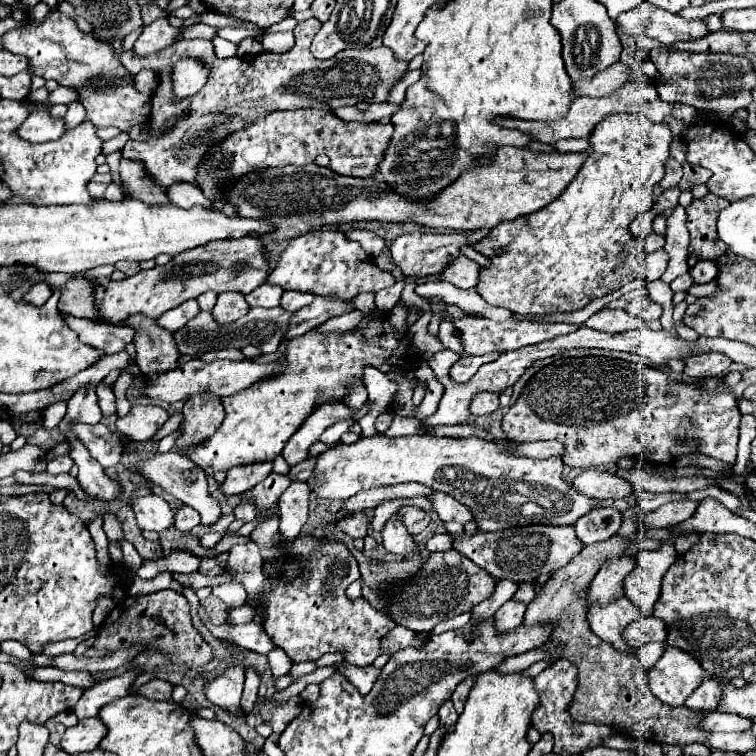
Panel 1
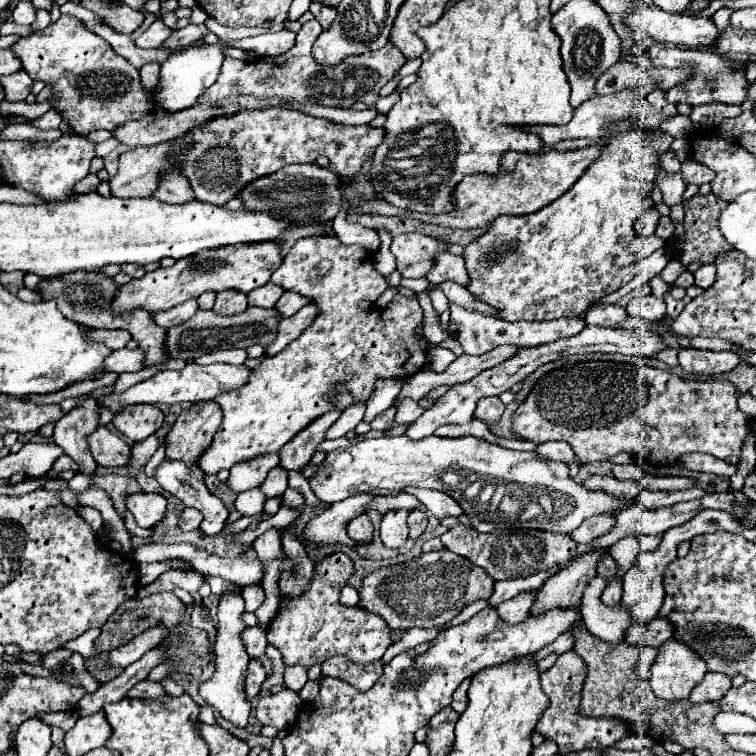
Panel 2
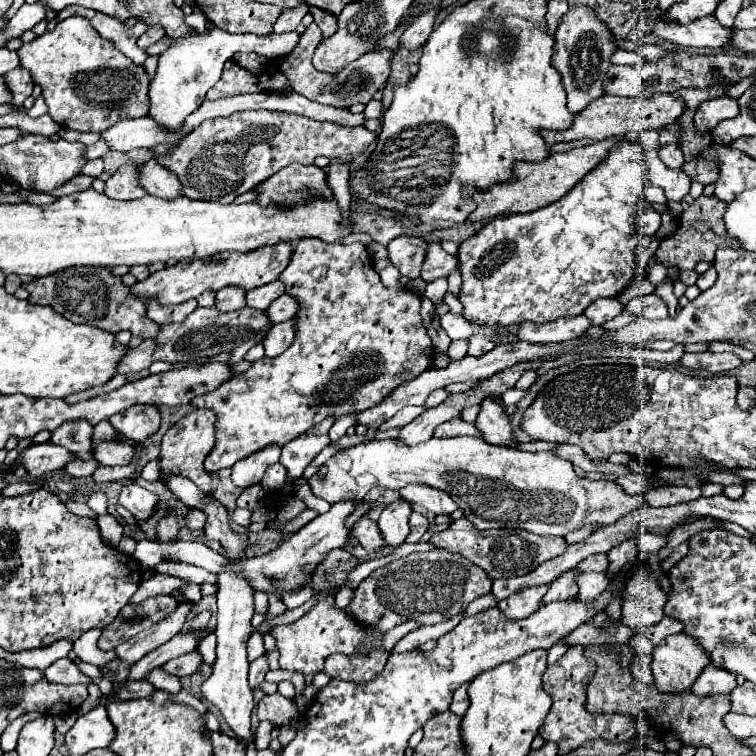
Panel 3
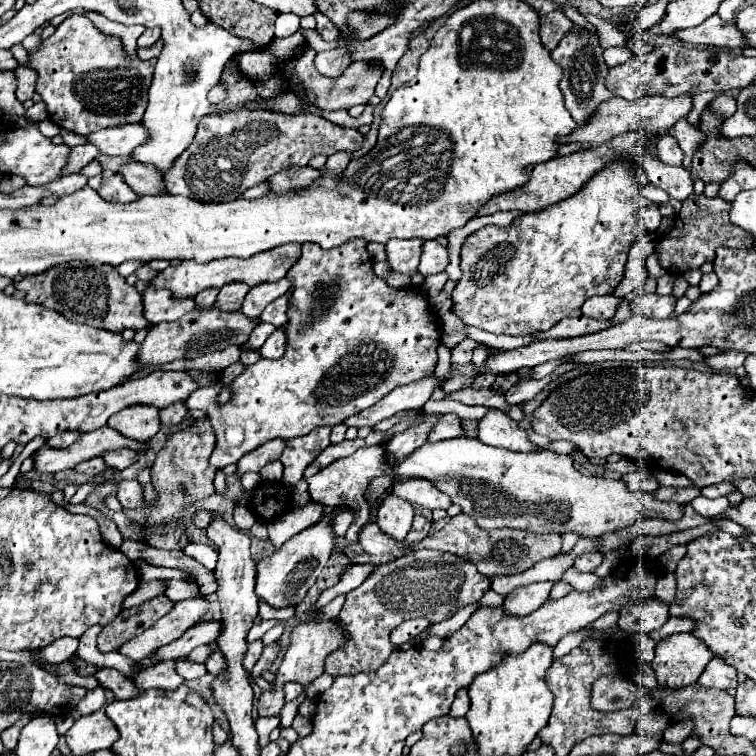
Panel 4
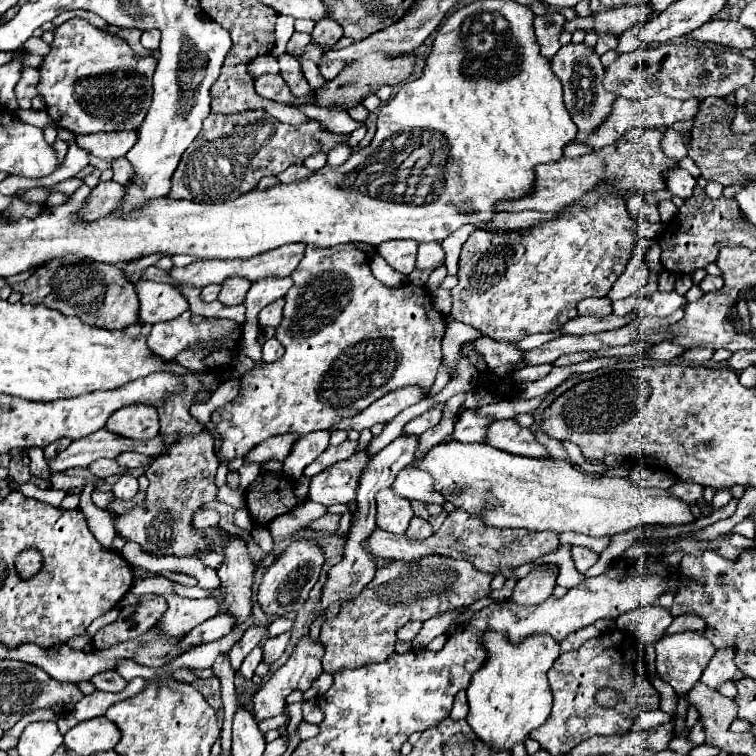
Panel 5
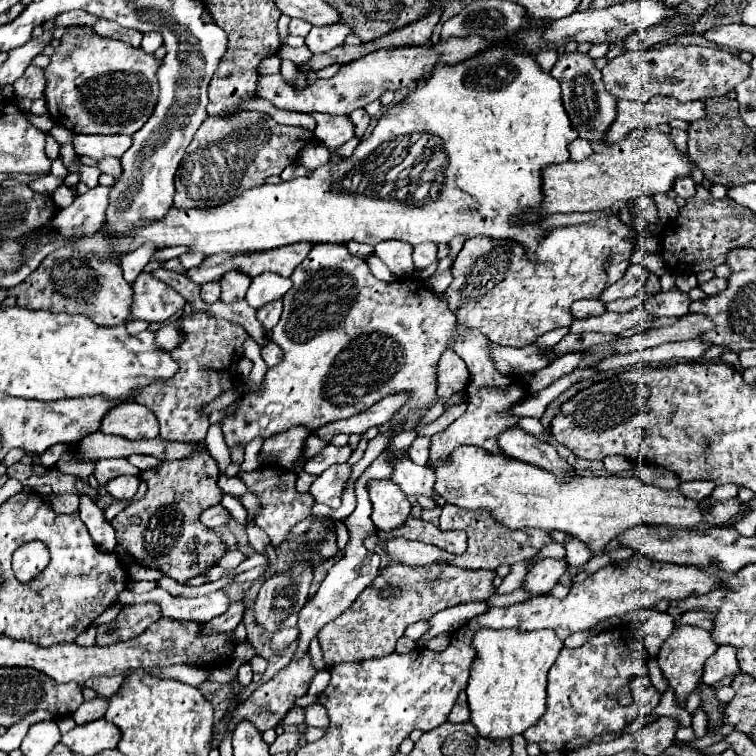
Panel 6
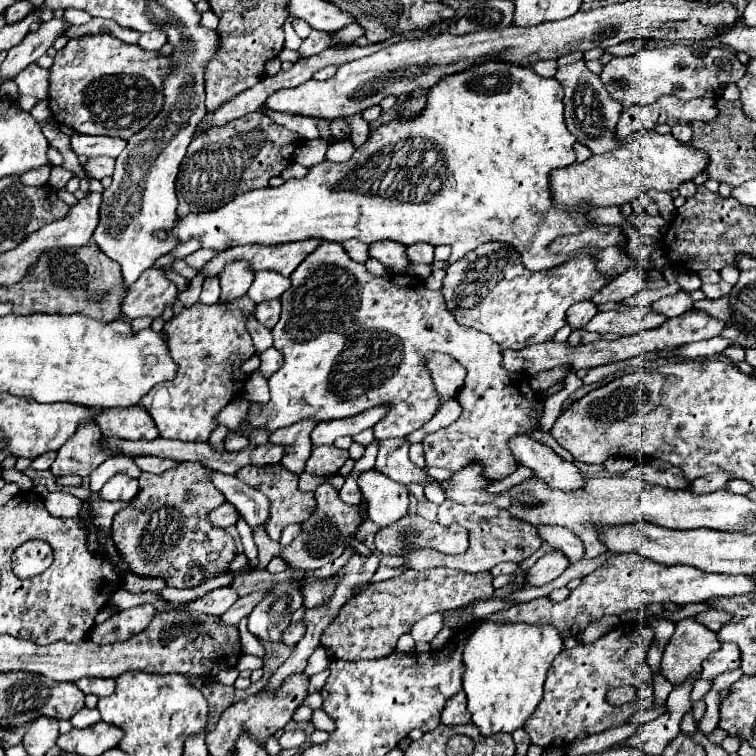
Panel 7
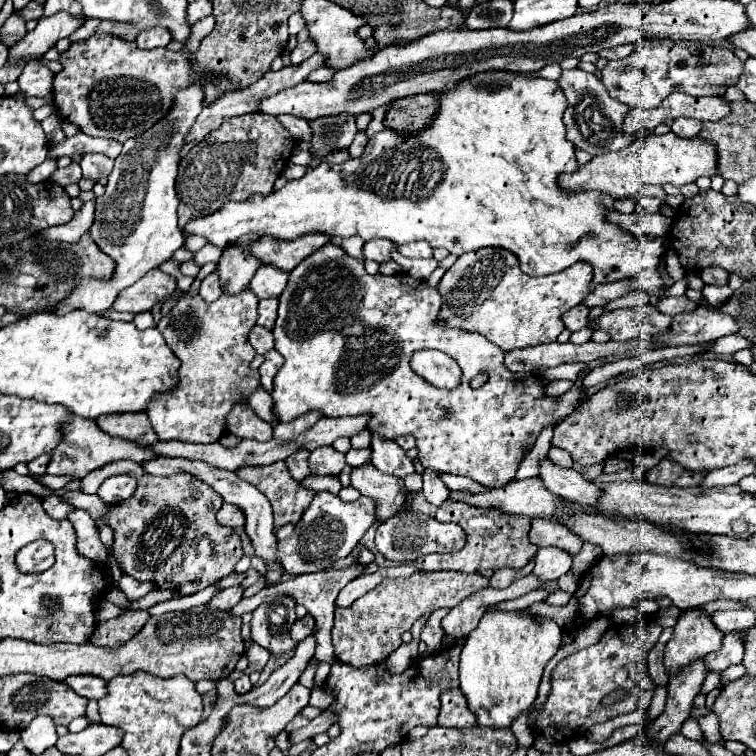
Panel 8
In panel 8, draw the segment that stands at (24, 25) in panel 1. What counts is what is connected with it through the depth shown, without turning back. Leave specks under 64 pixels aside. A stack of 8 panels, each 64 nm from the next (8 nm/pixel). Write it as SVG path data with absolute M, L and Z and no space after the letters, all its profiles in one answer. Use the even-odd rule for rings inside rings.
M94 34L92 38L84 42L76 42L70 46L68 52L62 54L60 62L64 64L64 70L54 76L54 104L60 112L62 120L68 120L72 124L82 126L82 132L96 138L112 138L118 142L126 142L128 138L136 138L148 128L152 128L158 120L162 120L172 104L176 90L188 88L192 84L200 84L204 90L204 84L208 78L212 78L212 84L218 92L232 92L234 86L228 80L224 72L212 74L196 68L192 60L182 52L170 52L166 48L160 50L140 50L134 42L122 40L114 34Z

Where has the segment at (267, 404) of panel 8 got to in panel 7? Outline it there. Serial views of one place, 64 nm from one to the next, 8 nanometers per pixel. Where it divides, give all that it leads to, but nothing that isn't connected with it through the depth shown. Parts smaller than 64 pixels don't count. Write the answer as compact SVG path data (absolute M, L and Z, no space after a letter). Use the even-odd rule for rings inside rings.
M258 370L250 374L250 380L248 380L248 384L246 384L246 394L244 394L244 396L246 396L248 402L260 404L260 406L264 406L264 402L270 400L268 382L266 382L266 378L262 378L262 376L258 374Z

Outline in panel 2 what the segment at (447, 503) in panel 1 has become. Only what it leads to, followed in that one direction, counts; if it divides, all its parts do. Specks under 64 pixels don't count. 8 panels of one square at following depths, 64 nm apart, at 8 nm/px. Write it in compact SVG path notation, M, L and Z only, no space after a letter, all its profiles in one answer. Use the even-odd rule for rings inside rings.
M414 486L404 488L404 492L416 496L416 500L418 500L428 512L432 512L432 514L438 516L438 518L446 518L446 516L458 518L458 516L462 514L462 508L458 506L458 502L456 502L454 498L450 498L448 494L444 494L444 492L426 490L426 488L414 488Z

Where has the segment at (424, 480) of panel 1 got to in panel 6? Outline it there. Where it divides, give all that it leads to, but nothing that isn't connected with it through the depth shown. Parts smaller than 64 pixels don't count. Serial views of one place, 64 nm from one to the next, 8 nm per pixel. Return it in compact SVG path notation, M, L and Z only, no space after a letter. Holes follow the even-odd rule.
M456 448L450 462L431 468L436 474L434 487L447 503L466 510L486 508L508 528L560 528L572 532L592 554L600 554L616 532L624 532L624 528L632 528L632 524L692 528L700 522L734 526L742 520L743 503L737 497L727 502L710 498L710 508L702 510L698 500L686 498L680 490L648 486L636 476L576 476L572 484L556 484L556 480L540 472L540 468L530 468L530 464L520 464L504 456L488 456L482 448ZM338 464L338 466L322 472L310 488L310 494L316 498L316 502L328 504L332 510L336 510L342 504L340 496L342 496L346 482L350 477L351 469L349 464Z

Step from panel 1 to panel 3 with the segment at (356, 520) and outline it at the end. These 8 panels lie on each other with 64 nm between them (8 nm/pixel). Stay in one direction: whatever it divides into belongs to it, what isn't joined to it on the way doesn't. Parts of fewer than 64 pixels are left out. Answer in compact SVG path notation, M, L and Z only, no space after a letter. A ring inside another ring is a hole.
M370 518L358 520L358 522L354 524L354 528L352 528L352 534L358 538L358 542L362 544L362 548L364 548L368 554L380 552L382 548L386 548L386 542L384 542L384 538L382 538L382 534L380 534L378 524L376 524L374 520L370 520Z

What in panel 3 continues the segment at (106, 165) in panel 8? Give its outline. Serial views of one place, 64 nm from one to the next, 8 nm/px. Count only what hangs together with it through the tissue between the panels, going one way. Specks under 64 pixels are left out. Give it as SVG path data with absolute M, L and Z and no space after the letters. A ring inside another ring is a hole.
M148 158L146 162L140 164L138 186L144 188L150 196L158 196L158 198L180 196L180 184L176 184L176 178L172 176L172 172L160 166L154 158Z

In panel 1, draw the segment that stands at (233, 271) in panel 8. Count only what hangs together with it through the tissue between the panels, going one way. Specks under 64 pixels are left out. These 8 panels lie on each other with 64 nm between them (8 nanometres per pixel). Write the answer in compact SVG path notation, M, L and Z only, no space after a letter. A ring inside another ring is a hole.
M222 292L218 294L218 302L212 308L212 314L216 316L218 324L230 324L232 320L238 320L248 312L248 304L244 300L244 294L240 292Z

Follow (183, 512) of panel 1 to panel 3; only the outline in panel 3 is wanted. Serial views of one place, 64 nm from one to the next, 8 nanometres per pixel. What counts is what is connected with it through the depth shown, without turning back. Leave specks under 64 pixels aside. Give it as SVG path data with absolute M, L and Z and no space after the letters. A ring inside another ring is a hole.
M190 510L188 516L186 516L186 524L192 530L202 530L204 528L204 522L206 522L206 514L202 510Z

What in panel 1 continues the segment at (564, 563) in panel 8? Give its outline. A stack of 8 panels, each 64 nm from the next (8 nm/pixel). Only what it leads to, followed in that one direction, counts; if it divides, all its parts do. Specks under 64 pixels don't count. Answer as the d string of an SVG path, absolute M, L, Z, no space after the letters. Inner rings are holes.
M508 600L508 602L506 602L504 606L500 606L500 610L494 614L496 630L504 632L504 630L516 628L516 626L524 620L524 612L526 612L526 604L524 604L524 602Z

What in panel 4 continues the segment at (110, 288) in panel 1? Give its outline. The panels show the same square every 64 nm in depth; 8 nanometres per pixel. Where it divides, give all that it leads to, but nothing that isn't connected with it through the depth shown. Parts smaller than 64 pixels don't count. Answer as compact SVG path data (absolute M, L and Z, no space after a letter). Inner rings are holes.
M284 244L280 248L260 252L260 256L252 256L248 260L228 258L228 260L212 260L208 264L186 260L178 266L168 266L164 272L158 274L156 280L152 280L152 284L172 290L172 294L178 298L192 298L206 288L222 288L228 282L246 282L248 286L256 286L262 282L276 282L286 276L286 272L296 264L298 258L300 258L300 244Z

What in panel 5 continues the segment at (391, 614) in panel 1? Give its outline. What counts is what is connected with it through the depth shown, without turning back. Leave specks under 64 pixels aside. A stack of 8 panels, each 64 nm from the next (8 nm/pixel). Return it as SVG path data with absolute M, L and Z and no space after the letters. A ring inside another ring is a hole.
M428 556L428 560L420 560L420 564L404 564L404 562L390 562L388 566L378 568L376 580L356 596L352 602L344 602L340 612L326 620L320 630L320 644L324 646L324 658L322 666L324 672L334 674L340 668L360 668L364 664L374 664L380 660L386 660L392 652L395 652L397 641L396 630L404 626L410 620L428 620L436 614L442 614L446 610L470 606L480 598L486 598L490 594L490 582L494 574L480 572L472 568L466 560L452 560L448 556Z

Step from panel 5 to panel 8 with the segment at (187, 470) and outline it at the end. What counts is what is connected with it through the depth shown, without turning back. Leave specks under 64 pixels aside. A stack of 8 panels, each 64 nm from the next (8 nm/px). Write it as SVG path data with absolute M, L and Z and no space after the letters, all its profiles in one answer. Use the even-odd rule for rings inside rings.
M144 474L136 492L112 504L112 510L102 518L114 532L112 556L122 574L152 582L156 590L174 590L180 596L192 596L232 574L244 550L236 530L216 522L220 506L220 494L212 492L202 480L192 480L192 476L184 474L168 478Z

